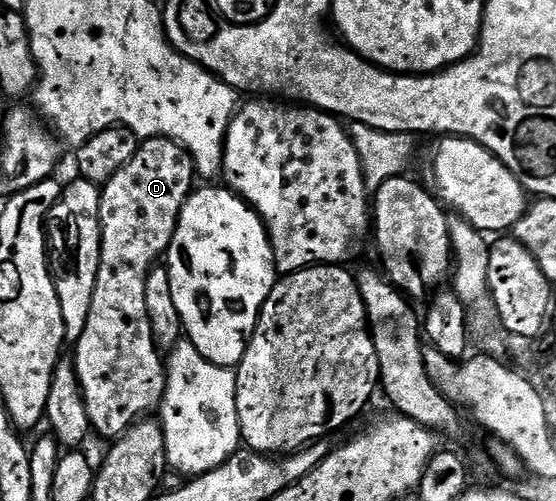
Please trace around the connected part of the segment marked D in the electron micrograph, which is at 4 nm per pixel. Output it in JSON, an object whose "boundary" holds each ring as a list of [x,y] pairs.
{"boundary":[[[168,138],[140,141],[137,152],[117,176],[102,183],[99,195],[99,227],[101,228],[101,260],[97,268],[97,284],[93,288],[93,308],[85,332],[74,343],[73,357],[77,380],[89,412],[91,429],[96,435],[114,440],[130,426],[158,411],[167,387],[165,358],[153,340],[149,311],[145,308],[145,280],[149,272],[166,255],[177,228],[177,220],[185,200],[197,182],[197,171],[191,153]]]}

